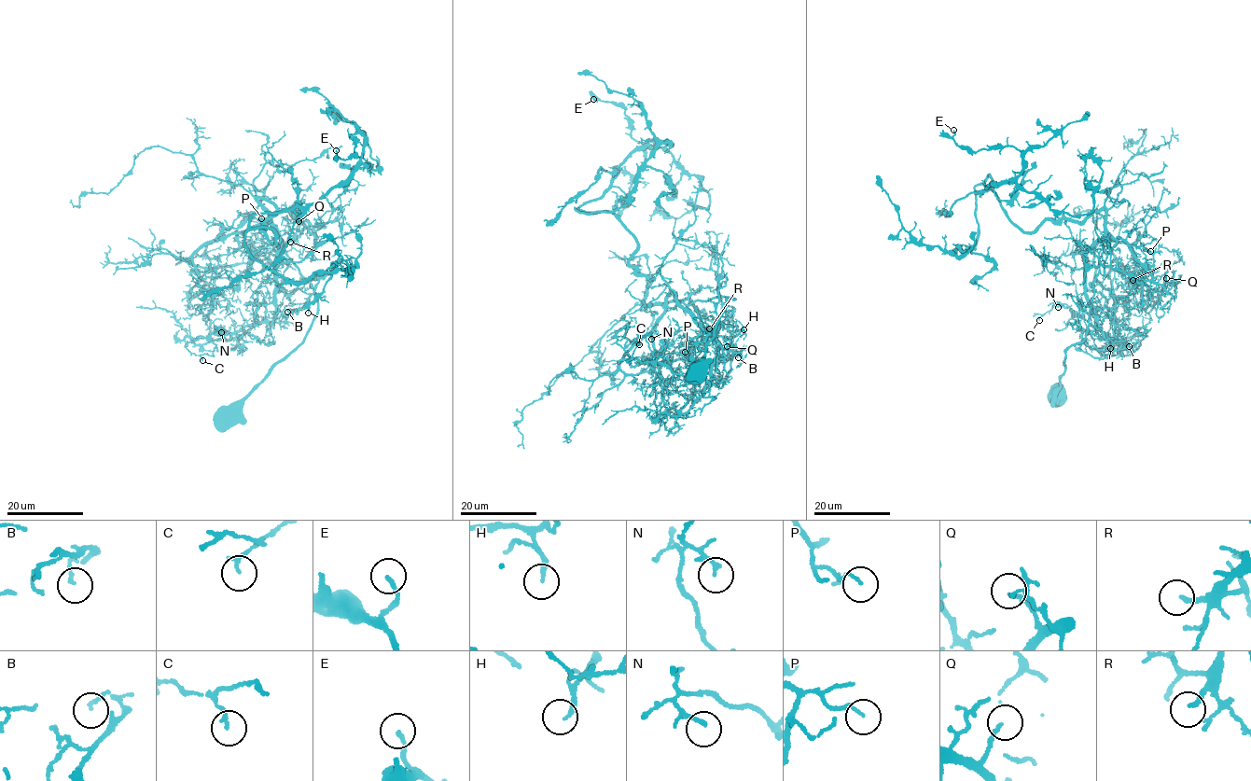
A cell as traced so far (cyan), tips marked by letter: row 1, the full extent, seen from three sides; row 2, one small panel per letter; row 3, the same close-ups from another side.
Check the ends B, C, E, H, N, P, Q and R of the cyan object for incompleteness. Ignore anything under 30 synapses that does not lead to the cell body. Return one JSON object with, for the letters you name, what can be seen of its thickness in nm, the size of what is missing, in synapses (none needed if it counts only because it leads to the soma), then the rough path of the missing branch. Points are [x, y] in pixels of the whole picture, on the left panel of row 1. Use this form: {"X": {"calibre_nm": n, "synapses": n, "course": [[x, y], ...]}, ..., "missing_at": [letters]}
{"R": {"calibre_nm": 180, "synapses": 40, "course": [[290, 242], [297, 241], [293, 247], [279, 251]]}, "missing_at": ["R"]}

